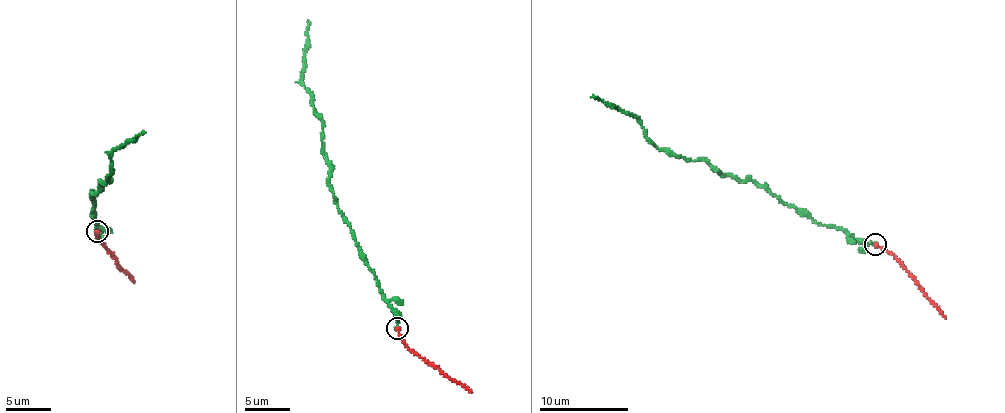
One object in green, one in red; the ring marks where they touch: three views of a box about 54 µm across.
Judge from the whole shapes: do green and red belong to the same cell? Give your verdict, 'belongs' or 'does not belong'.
belongs

